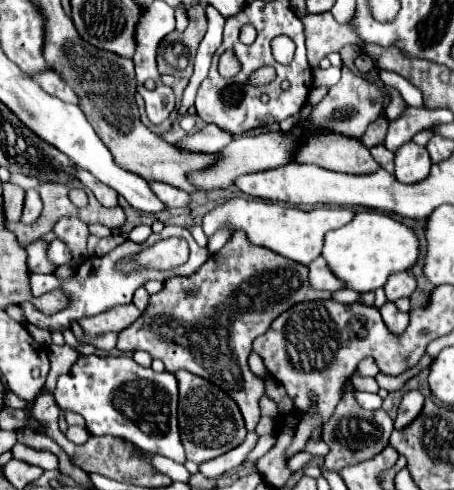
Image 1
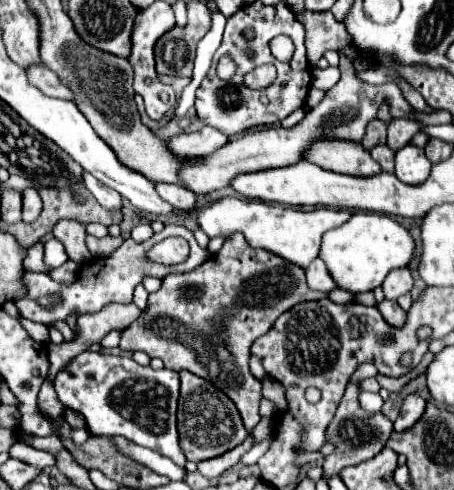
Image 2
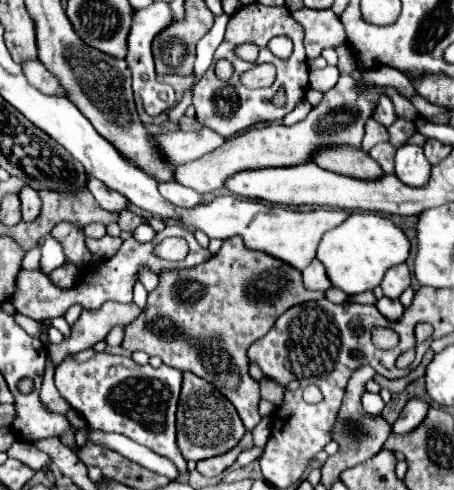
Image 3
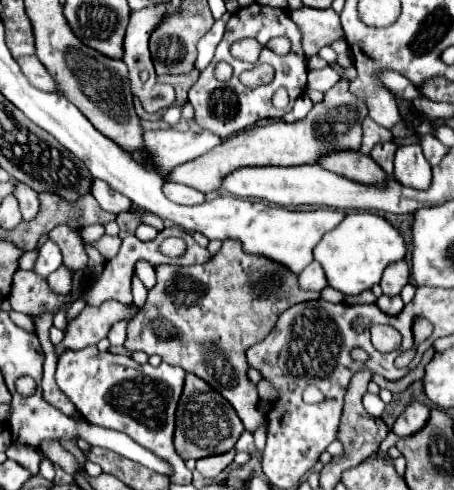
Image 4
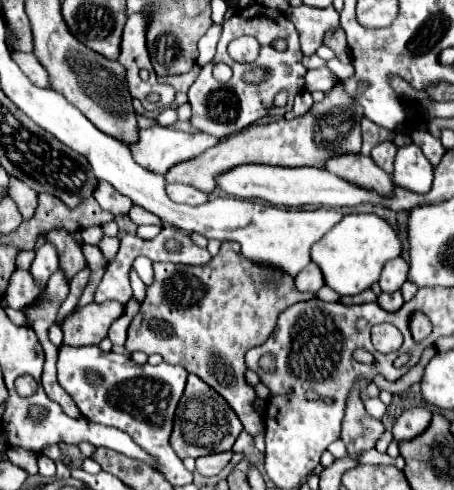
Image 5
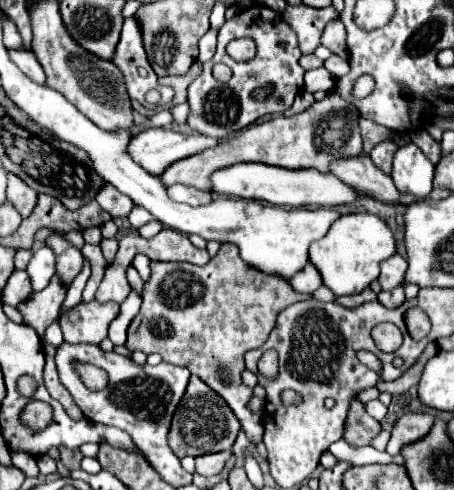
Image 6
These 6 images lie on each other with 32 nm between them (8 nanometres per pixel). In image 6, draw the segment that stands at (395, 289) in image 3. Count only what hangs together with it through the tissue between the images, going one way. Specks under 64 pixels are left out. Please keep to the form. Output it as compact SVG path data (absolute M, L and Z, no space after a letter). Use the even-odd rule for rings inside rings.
M394 254L390 258L386 258L384 262L380 262L380 286L382 290L392 290L396 288L396 284L400 284L400 280L404 278L406 272L406 260L400 254Z

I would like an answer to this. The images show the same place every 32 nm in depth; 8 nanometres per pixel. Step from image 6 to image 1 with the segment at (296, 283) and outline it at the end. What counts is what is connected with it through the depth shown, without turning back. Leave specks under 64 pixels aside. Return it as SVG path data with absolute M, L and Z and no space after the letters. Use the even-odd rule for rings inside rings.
M318 256L310 266L308 266L308 280L310 280L310 286L316 288L316 290L328 290L328 292L334 292L334 290L340 290L344 288L336 276L332 276L330 268L326 266L324 258Z

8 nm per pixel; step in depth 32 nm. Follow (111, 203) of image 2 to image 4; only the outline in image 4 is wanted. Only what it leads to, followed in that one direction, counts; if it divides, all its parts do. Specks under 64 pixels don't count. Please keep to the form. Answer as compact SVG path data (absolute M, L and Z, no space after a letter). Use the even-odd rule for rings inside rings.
M94 180L92 184L92 196L98 200L98 204L112 214L120 214L120 212L128 212L132 208L132 202L126 196L120 196L120 192L112 190L106 182L102 180Z

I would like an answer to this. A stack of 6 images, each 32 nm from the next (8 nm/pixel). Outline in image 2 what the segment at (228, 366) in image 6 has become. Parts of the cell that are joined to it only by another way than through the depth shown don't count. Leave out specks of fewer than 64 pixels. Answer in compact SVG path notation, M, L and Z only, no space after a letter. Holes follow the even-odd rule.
M236 234L236 236L226 238L218 256L208 258L198 268L190 272L182 272L182 274L164 276L160 290L148 296L148 306L140 314L140 318L122 330L120 348L130 350L130 352L142 350L150 358L158 356L166 368L188 370L212 382L236 404L246 430L252 432L252 428L260 422L258 402L262 398L260 394L262 384L248 370L248 352L250 352L252 342L264 336L272 328L276 318L288 308L292 308L294 304L300 304L306 300L320 300L326 296L328 296L326 292L314 292L304 284L302 268L296 268L294 264L288 264L286 260L280 260L278 256L272 256L270 252L248 248L244 236ZM210 336L216 336L216 342L208 342Z

